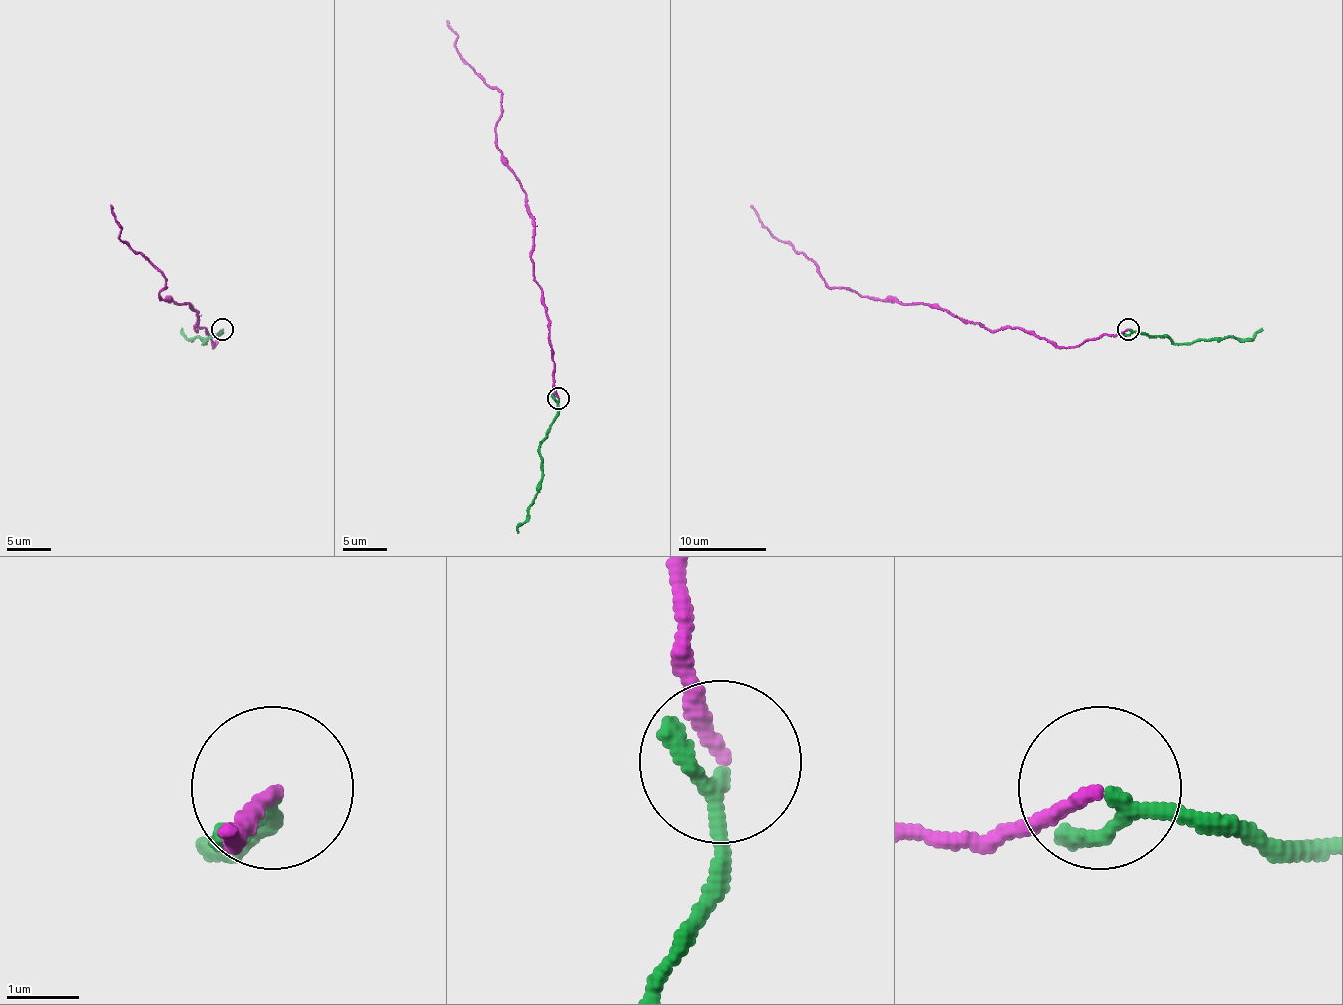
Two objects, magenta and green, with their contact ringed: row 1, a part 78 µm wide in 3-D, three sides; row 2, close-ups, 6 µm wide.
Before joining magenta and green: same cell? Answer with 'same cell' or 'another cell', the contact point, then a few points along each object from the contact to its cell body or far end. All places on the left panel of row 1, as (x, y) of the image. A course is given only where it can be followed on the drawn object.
same cell; at (222, 329); magenta runs (223, 328), (214, 348), (207, 330), (196, 330), (190, 304), (159, 295), (165, 278), (119, 238), (110, 205); green runs (223, 328), (218, 335), (212, 335), (203, 344), (205, 339), (187, 339), (181, 333), (183, 328)

